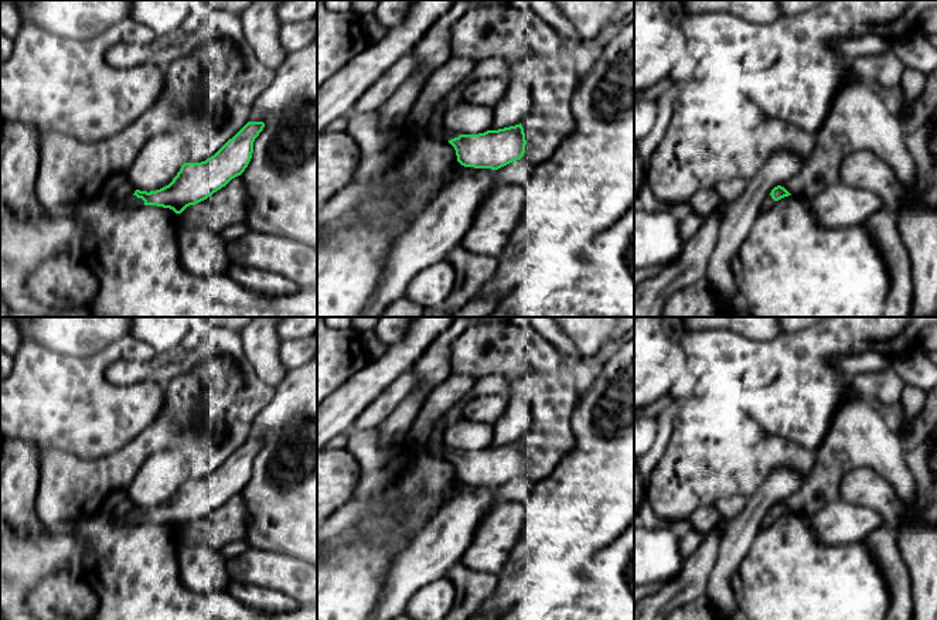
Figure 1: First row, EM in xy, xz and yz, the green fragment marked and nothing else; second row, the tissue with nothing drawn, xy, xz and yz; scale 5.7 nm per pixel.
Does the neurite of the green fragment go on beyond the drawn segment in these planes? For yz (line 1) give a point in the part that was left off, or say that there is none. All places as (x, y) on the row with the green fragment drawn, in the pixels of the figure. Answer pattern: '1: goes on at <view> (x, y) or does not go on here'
1: goes on at yz (769, 201)

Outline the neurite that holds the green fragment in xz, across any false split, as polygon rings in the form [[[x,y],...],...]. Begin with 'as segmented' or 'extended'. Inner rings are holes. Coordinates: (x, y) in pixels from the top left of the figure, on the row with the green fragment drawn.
extended | [[[521,123],[478,134],[459,134],[443,126],[442,130],[464,167],[498,170],[525,153],[527,140]]]

